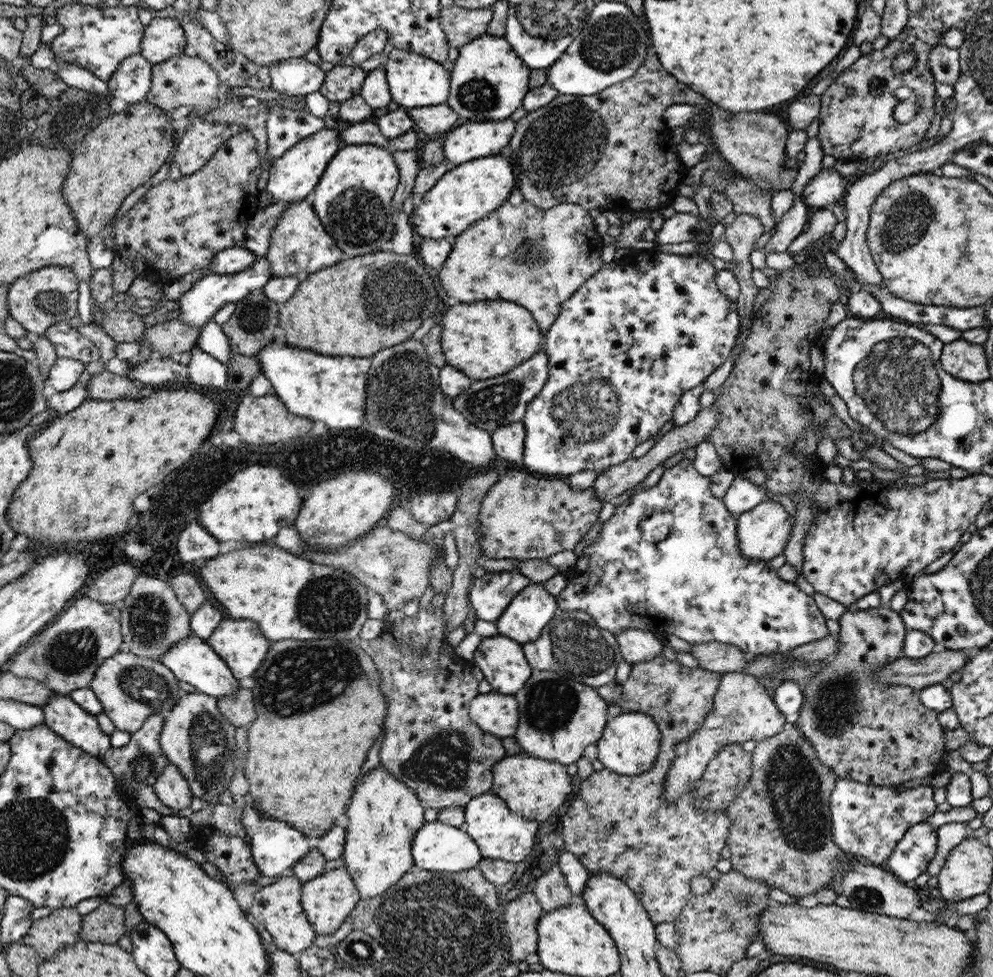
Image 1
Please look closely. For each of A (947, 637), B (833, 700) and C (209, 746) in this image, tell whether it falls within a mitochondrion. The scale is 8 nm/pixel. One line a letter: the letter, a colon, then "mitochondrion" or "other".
A: other
B: mitochondrion
C: mitochondrion

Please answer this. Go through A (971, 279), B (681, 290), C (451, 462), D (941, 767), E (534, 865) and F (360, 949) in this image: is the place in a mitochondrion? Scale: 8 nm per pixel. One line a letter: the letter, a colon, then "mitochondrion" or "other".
A: other
B: other
C: mitochondrion
D: other
E: other
F: mitochondrion

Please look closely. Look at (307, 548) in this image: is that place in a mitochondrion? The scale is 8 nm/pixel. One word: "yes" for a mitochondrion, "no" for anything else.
no

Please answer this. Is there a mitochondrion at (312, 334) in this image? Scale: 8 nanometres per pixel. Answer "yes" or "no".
no

